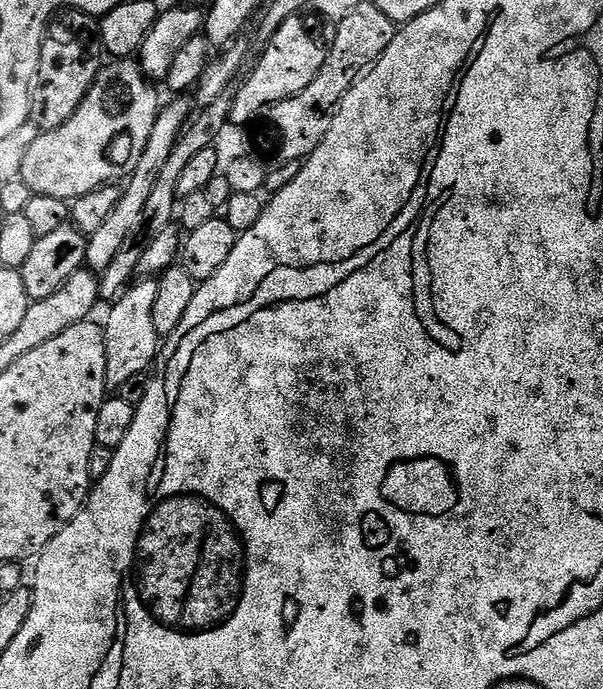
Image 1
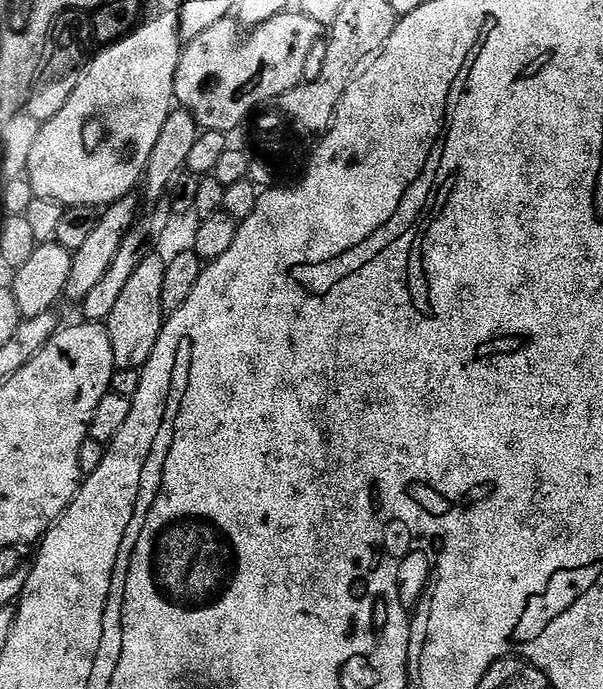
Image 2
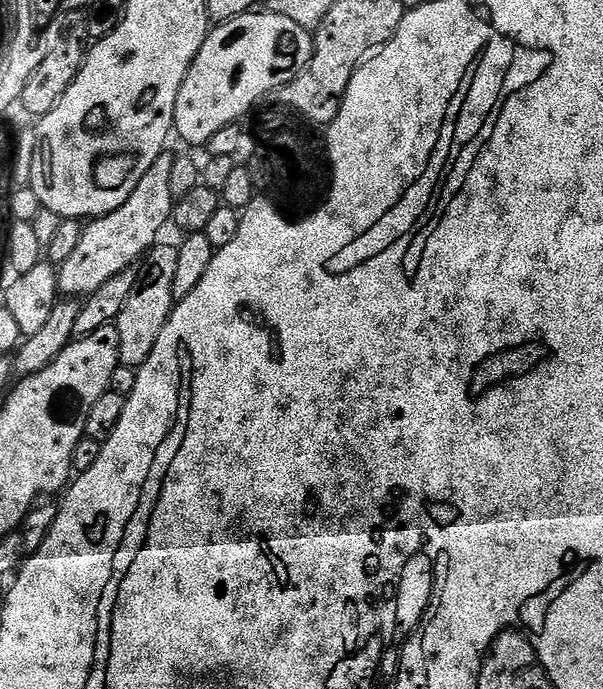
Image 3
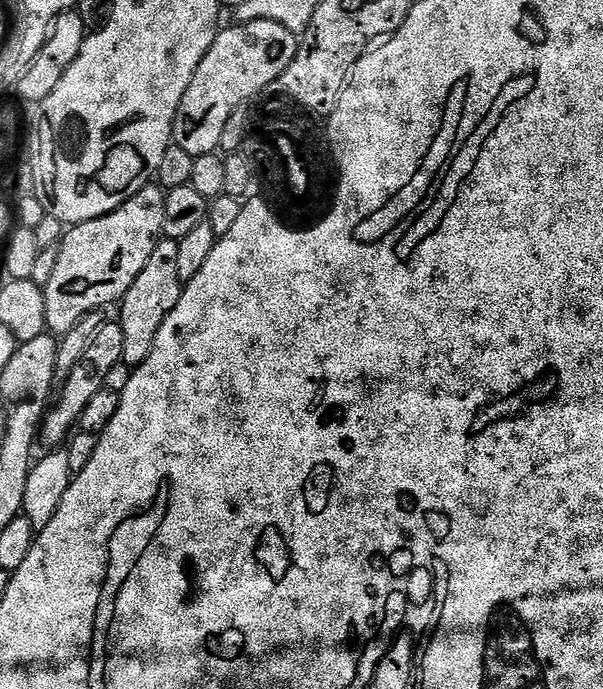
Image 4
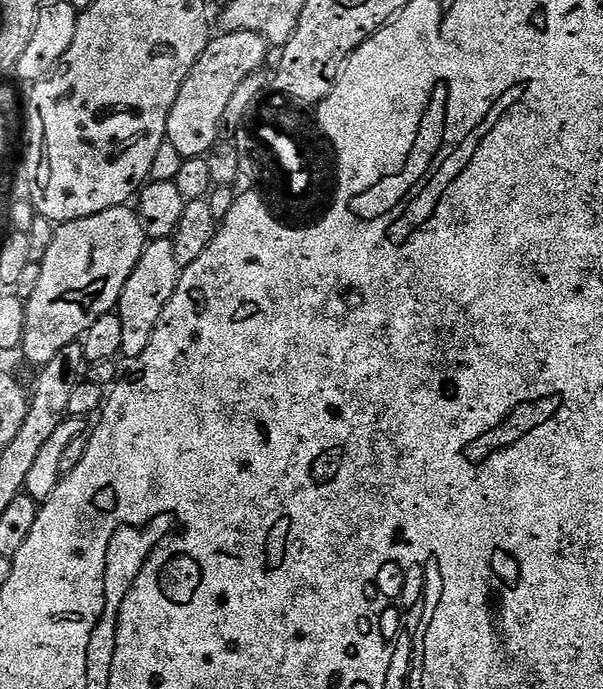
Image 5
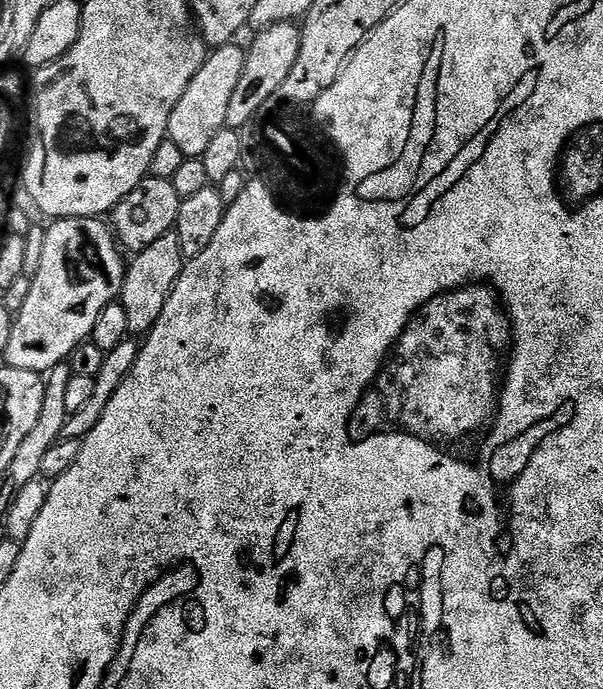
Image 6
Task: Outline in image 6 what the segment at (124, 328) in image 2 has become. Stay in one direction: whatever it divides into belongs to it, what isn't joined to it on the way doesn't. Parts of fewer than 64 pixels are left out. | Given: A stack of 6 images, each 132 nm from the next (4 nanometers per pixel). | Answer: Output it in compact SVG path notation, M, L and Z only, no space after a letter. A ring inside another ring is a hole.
M175 231L168 232L158 242L150 242L146 250L131 257L124 274L124 285L118 297L118 303L126 310L128 331L133 337L144 338L158 322L178 278L185 266L182 246L178 246Z

